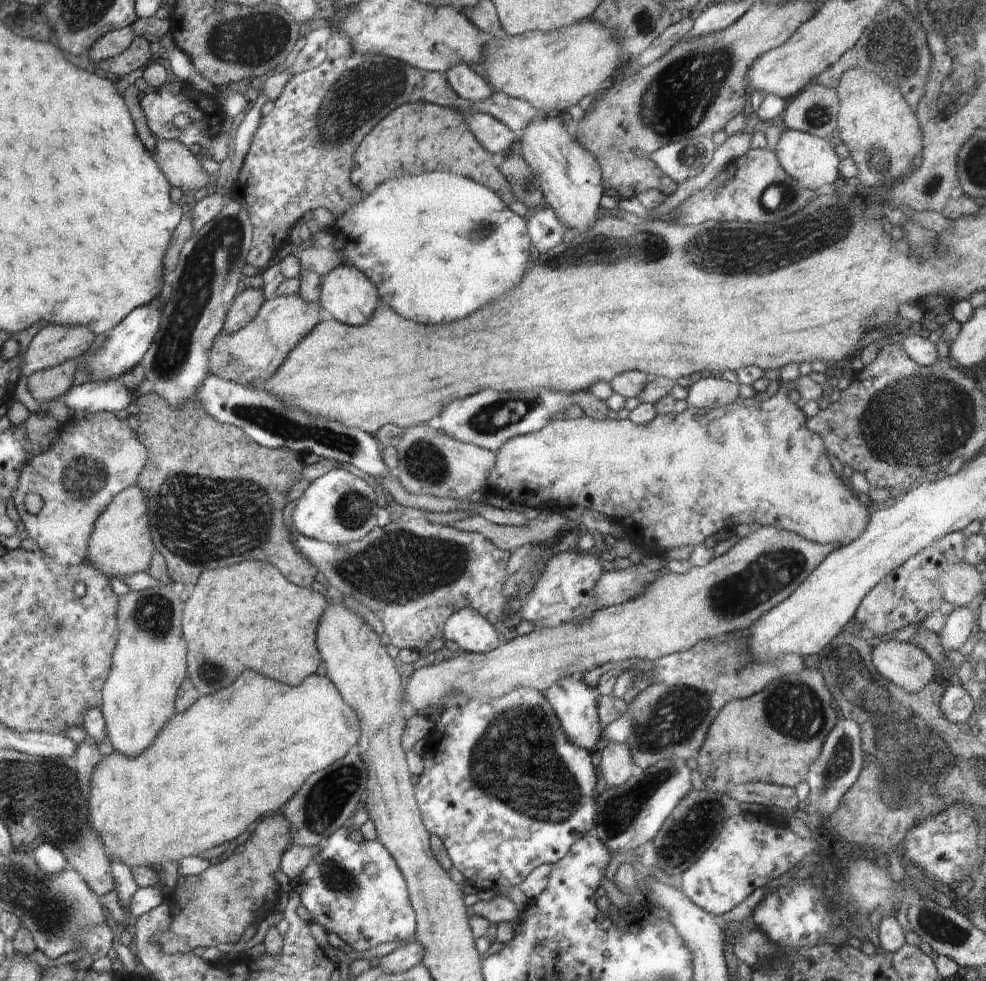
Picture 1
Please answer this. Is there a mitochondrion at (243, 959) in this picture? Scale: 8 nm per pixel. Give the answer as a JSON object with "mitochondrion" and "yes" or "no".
{"mitochondrion":"no"}

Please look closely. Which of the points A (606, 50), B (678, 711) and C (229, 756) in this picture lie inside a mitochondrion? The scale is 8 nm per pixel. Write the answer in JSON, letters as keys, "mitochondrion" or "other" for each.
{"A":"other","B":"mitochondrion","C":"other"}

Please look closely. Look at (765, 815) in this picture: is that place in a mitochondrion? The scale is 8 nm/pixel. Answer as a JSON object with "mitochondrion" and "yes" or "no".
{"mitochondrion":"no"}

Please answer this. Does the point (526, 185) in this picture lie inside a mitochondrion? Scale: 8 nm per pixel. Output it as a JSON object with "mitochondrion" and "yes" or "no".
{"mitochondrion":"yes"}

